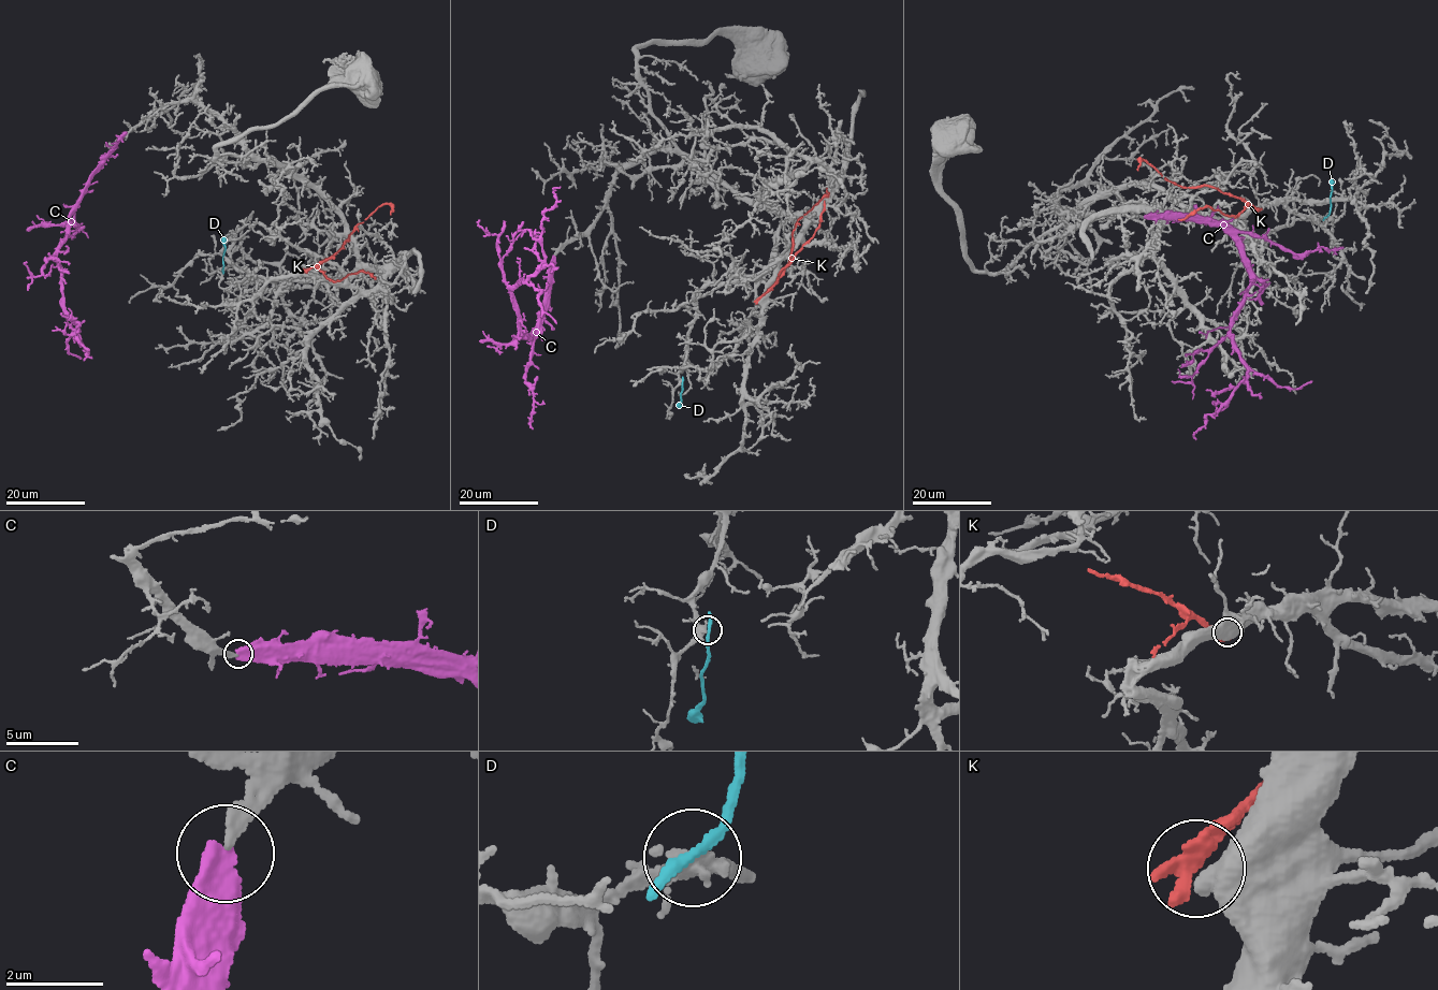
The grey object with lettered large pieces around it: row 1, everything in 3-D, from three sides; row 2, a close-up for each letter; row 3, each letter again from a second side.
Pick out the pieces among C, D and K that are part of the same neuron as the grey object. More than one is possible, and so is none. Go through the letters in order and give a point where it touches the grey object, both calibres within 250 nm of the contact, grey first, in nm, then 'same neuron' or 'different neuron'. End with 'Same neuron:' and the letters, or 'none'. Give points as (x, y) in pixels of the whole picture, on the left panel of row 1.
C: contact (126, 133); calibres 190 and 600 nm; different neuron
D: contact (222, 272); calibres 300 and 280 nm; different neuron
K: contact (304, 271); calibres 650 and 500 nm; different neuron
Same neuron: none

